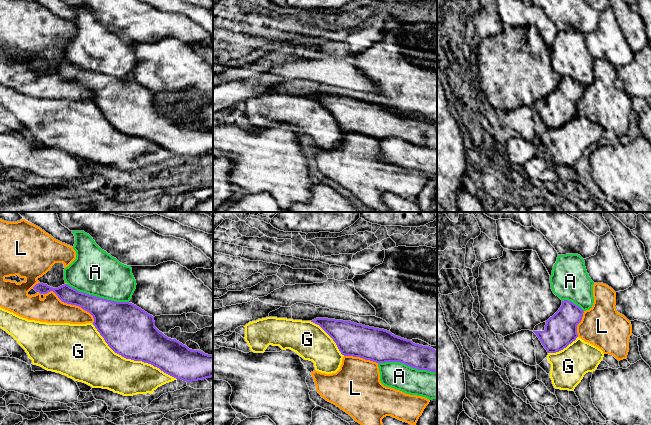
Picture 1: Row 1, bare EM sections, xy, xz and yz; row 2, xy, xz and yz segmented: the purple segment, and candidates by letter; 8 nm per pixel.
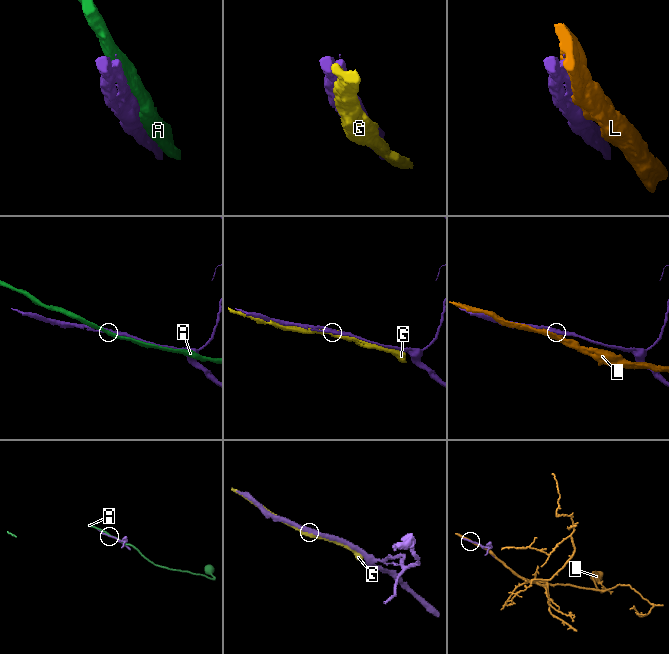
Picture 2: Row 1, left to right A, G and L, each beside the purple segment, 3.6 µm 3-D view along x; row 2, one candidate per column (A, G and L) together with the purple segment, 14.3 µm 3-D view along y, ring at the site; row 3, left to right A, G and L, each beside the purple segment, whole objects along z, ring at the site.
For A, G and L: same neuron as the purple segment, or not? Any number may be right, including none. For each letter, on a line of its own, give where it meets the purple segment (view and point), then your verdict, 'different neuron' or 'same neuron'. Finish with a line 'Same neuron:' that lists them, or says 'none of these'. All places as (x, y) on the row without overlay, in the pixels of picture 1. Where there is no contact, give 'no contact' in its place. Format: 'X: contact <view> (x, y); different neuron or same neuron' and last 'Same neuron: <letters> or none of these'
A: contact xy (97, 73); different neuron
G: contact xy (132, 135); different neuron
L: contact xy (68, 79); different neuron
Same neuron: none of these

